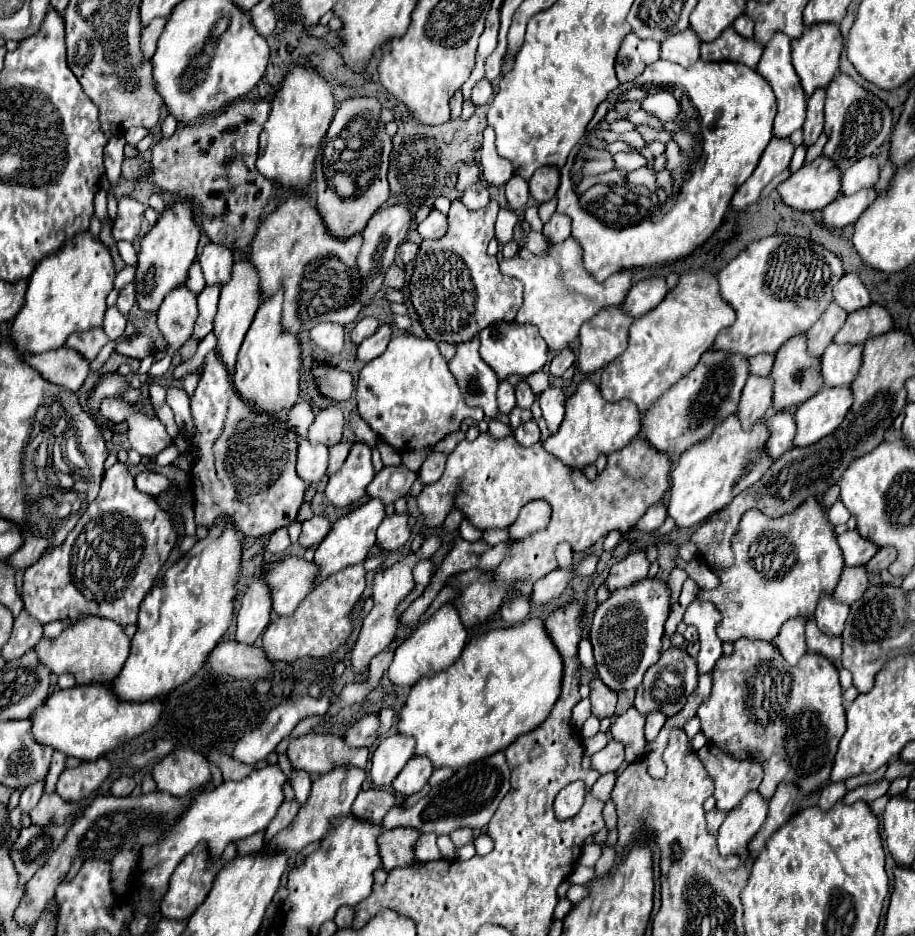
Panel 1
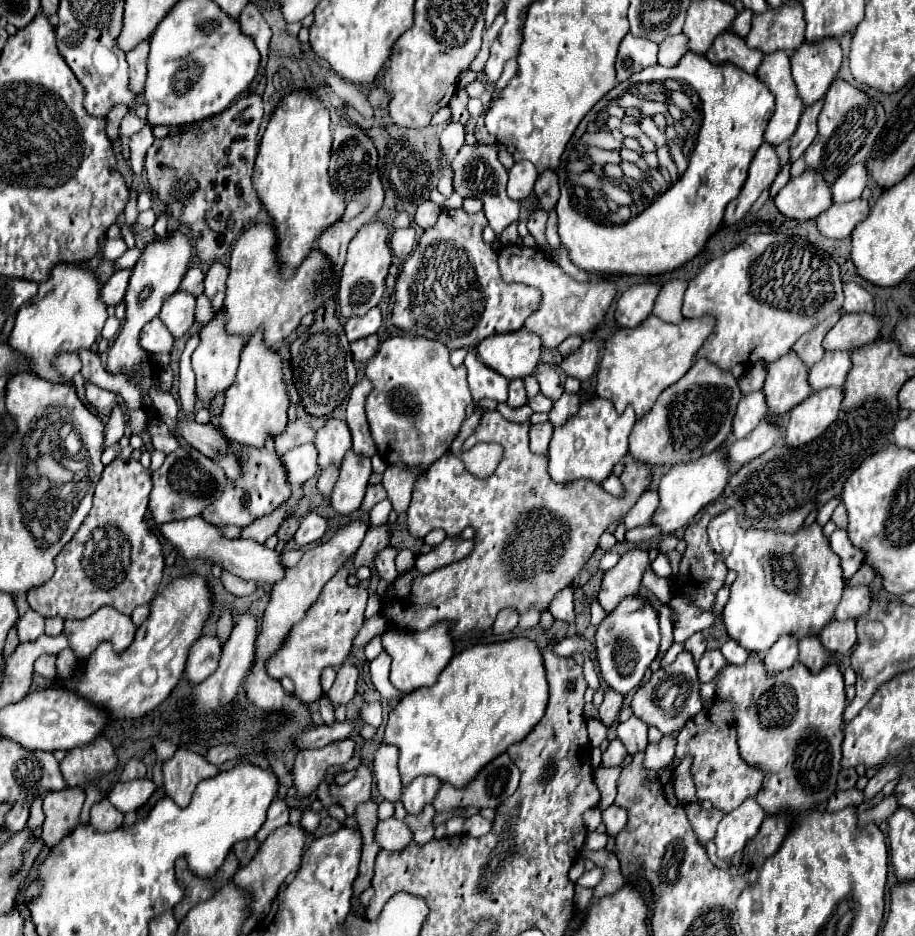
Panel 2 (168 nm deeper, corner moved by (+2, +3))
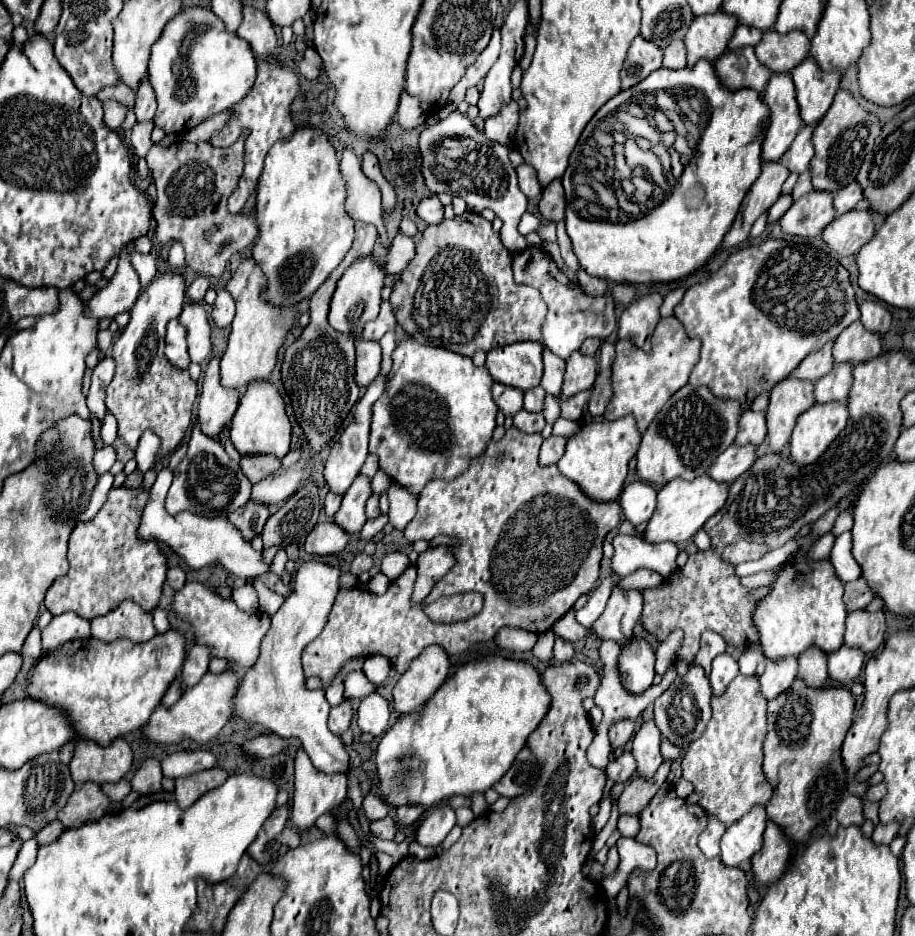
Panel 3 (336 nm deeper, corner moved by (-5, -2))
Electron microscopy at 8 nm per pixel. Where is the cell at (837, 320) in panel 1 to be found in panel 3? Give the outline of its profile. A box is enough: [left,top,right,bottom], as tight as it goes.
[794,341,834,381]

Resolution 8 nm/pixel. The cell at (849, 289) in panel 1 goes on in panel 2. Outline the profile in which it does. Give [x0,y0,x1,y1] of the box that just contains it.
[843,282,873,314]

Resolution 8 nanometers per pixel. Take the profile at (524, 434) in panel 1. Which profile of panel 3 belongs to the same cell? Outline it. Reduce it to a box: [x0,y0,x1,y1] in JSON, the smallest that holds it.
[540,435,566,465]

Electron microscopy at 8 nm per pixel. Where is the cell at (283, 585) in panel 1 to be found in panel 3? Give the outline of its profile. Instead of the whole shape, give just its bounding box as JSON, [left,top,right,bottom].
[138,467,270,581]

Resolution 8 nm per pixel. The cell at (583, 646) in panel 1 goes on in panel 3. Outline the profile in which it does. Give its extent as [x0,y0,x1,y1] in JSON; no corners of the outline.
[532,631,554,661]

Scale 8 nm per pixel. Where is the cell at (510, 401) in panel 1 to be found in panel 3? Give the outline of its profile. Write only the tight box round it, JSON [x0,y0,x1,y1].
[524,387,546,411]

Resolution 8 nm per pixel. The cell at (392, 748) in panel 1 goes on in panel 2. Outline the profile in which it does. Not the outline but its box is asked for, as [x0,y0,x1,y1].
[373,744,403,802]

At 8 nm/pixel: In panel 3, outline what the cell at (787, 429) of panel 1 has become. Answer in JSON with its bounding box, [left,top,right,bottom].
[710,445,756,483]

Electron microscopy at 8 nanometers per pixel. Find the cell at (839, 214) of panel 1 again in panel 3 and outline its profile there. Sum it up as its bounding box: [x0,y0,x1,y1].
[822,211,874,255]

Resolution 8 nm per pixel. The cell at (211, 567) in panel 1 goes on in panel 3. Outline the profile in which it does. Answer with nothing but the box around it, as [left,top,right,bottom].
[28,629,186,745]

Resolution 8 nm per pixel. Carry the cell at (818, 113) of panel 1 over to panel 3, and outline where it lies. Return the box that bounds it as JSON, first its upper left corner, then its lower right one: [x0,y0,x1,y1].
[780,123,816,173]

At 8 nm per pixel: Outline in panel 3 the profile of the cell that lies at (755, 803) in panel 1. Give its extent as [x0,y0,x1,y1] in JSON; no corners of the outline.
[720,805,766,867]

